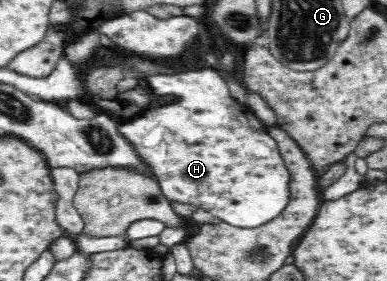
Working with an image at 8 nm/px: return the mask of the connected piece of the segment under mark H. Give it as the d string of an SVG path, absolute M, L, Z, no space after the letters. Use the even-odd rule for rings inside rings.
M205 68L177 76L149 76L149 84L157 94L177 98L177 104L167 103L167 106L163 102L161 108L153 108L143 116L129 118L129 122L119 124L119 132L135 146L147 169L151 168L162 194L170 202L195 206L238 228L256 228L278 218L291 198L288 168L263 121L246 104L239 104L237 99L229 96L229 88L223 78L215 70Z

